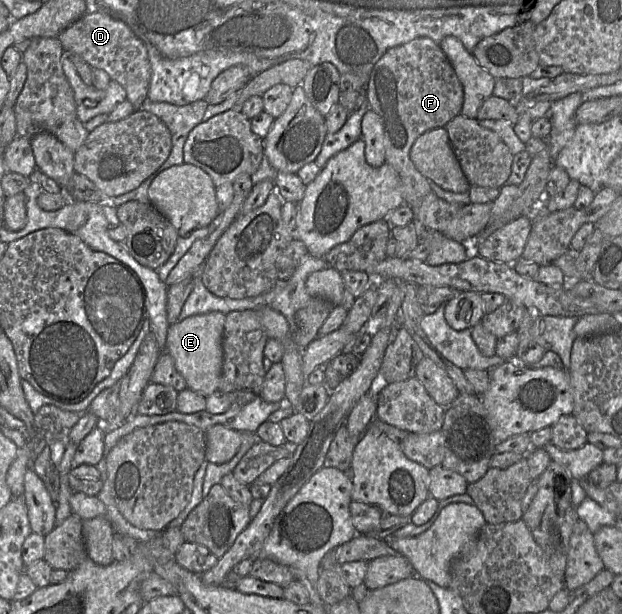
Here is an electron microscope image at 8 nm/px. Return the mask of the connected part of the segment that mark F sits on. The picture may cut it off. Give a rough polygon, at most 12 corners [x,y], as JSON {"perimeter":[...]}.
{"perimeter":[[418,37],[370,72],[369,107],[404,203],[432,189],[410,149],[460,114],[463,86]]}

